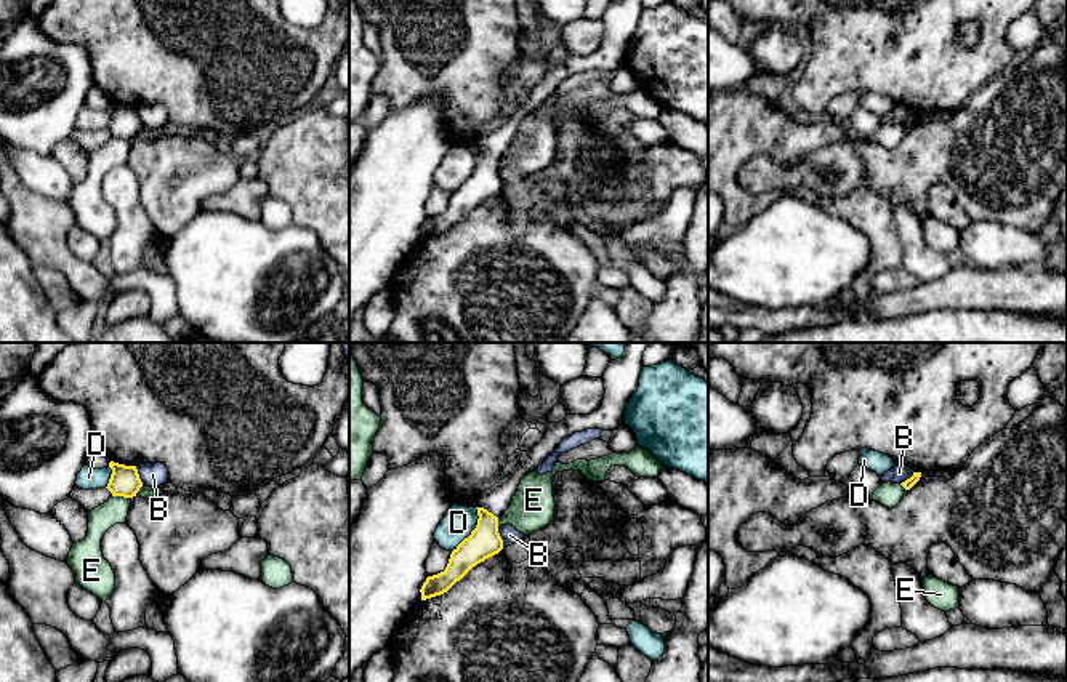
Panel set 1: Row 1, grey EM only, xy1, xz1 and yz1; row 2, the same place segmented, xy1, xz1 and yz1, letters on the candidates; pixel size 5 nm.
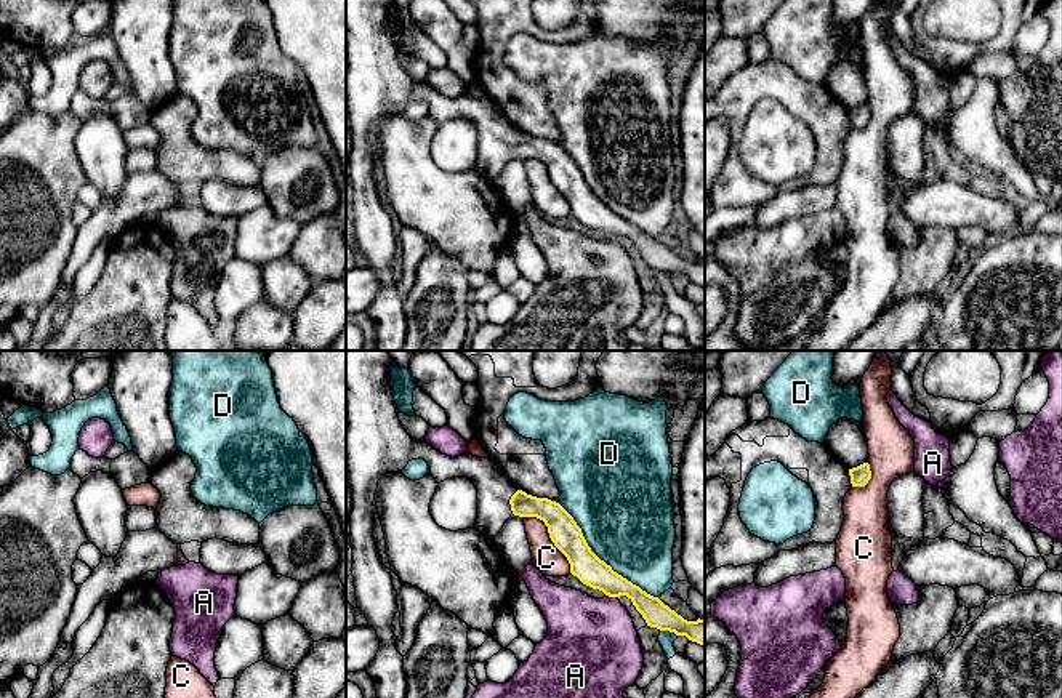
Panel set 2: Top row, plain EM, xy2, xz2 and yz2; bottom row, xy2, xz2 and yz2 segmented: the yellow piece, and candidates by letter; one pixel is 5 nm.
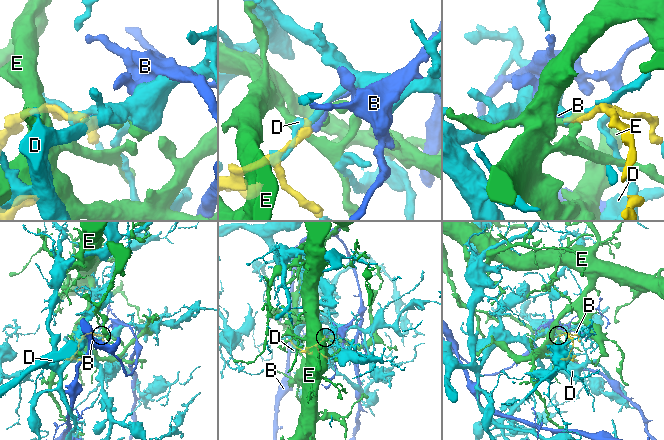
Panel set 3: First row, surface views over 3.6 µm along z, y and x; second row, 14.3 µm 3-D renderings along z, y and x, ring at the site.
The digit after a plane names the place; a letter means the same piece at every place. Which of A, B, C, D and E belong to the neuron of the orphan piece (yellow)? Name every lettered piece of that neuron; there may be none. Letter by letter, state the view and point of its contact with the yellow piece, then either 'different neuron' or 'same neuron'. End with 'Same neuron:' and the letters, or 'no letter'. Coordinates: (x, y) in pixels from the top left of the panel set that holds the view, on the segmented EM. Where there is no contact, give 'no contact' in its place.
A: meets yellow in xz2 at (612, 596); different neuron
B: meets yellow in xy1 at (138, 476); different neuron
C: meets yellow in xz2 at (550, 537); different neuron
D: meets yellow in xz2 at (599, 559); different neuron
E: meets yellow in xy1 at (122, 495); different neuron
Same neuron: no letter

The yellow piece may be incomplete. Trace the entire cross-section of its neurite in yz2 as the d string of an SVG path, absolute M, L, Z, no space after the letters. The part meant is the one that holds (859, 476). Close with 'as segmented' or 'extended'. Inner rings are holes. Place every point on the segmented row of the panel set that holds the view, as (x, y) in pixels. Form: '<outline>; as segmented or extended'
M863 463L857 467L849 469L852 487L865 487L871 479L870 464Z; as segmented

